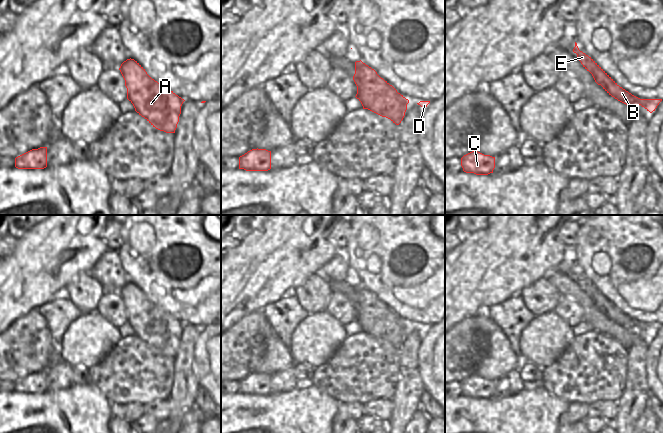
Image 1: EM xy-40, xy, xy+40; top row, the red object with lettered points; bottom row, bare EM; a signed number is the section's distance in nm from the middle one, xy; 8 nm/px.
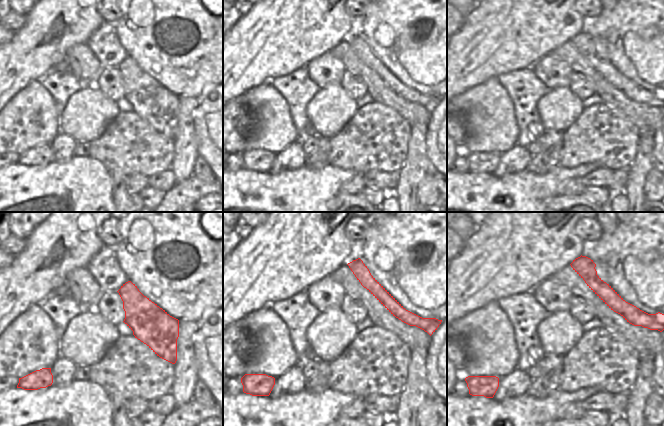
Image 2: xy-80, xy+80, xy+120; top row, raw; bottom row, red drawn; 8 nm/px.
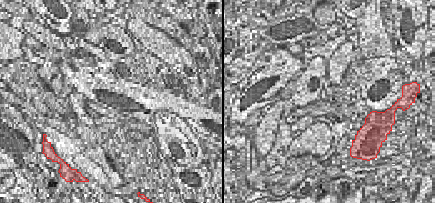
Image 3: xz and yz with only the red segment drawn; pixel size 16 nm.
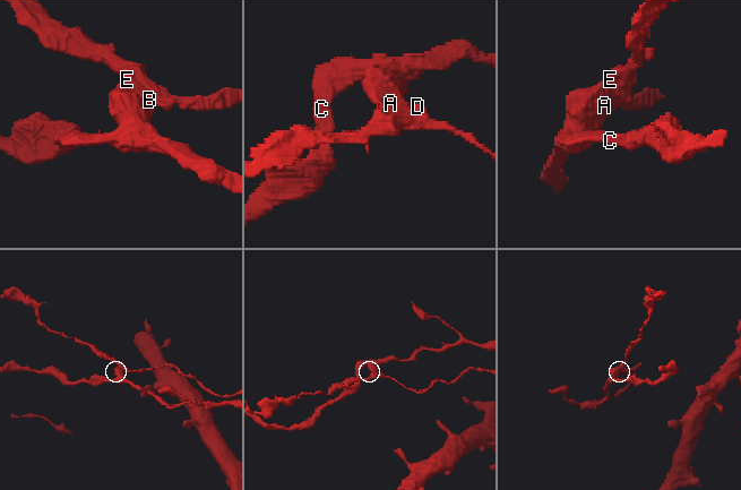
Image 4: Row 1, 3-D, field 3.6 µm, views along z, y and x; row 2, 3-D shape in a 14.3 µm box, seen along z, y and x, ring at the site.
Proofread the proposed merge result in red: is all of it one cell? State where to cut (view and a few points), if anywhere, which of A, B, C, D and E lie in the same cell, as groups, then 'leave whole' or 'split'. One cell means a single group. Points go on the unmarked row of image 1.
cut xy+40 (591, 297), (598, 302), (601, 308); groups A C / B D E; split

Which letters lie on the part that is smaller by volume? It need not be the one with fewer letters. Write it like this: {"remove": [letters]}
{"remove": ["B", "D", "E"]}

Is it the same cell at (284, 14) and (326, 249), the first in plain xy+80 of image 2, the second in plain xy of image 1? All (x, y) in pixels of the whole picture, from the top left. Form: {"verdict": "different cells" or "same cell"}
{"verdict": "same cell"}

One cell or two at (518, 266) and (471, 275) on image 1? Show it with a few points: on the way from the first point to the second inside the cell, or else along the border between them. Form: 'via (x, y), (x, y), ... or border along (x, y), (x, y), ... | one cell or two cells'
via (506, 266), (502, 266), (495, 271), (483, 273) | one cell

